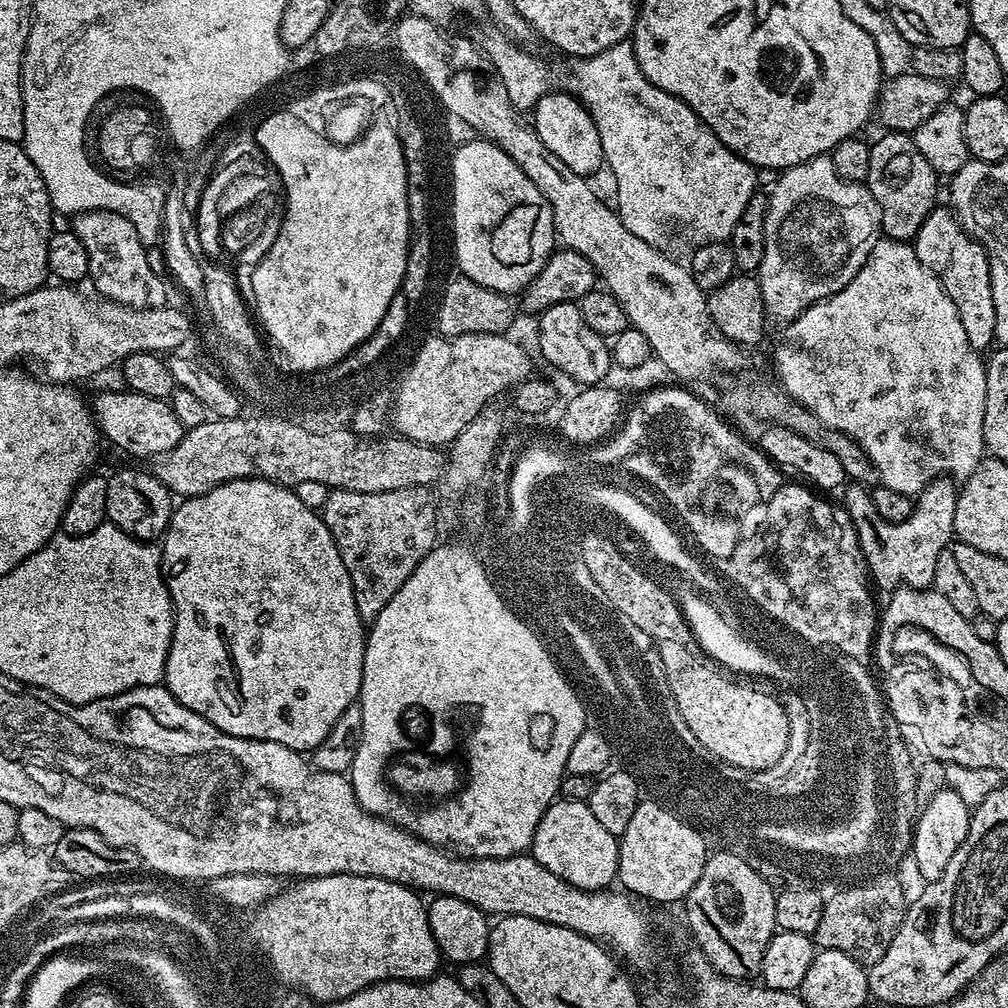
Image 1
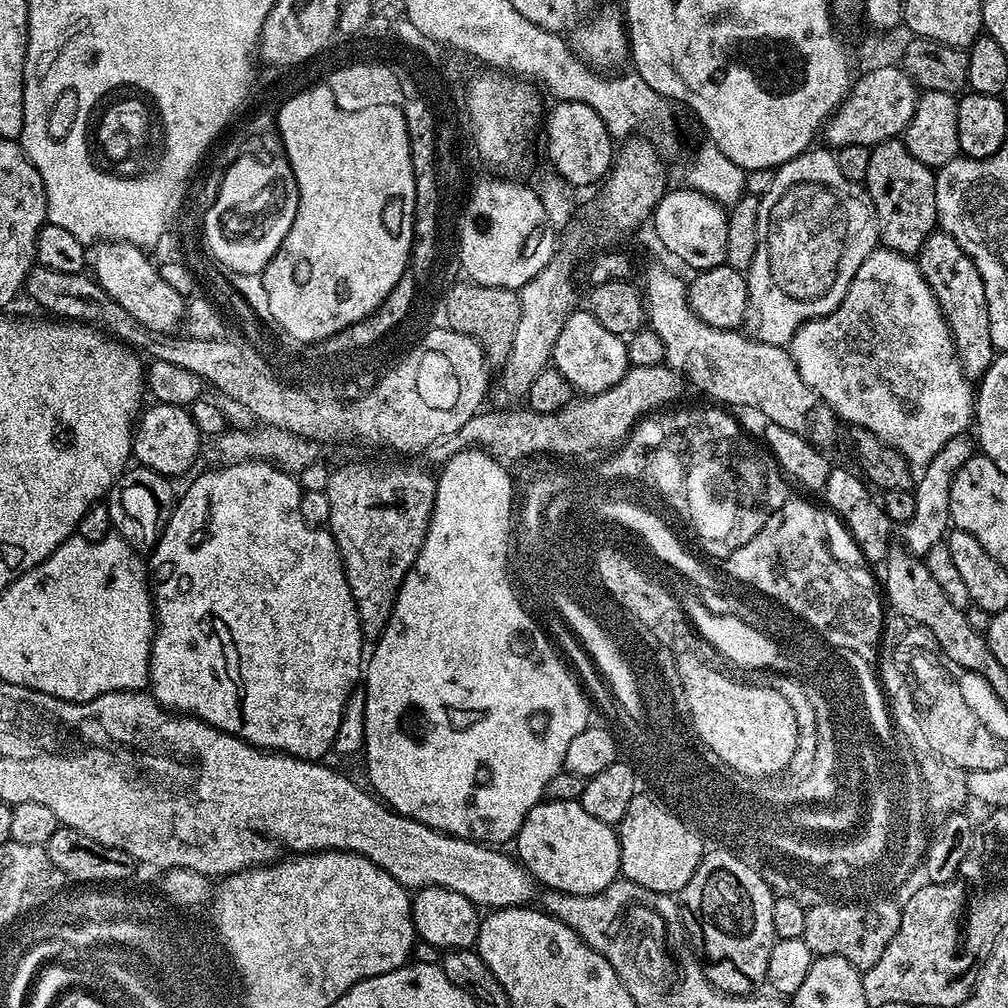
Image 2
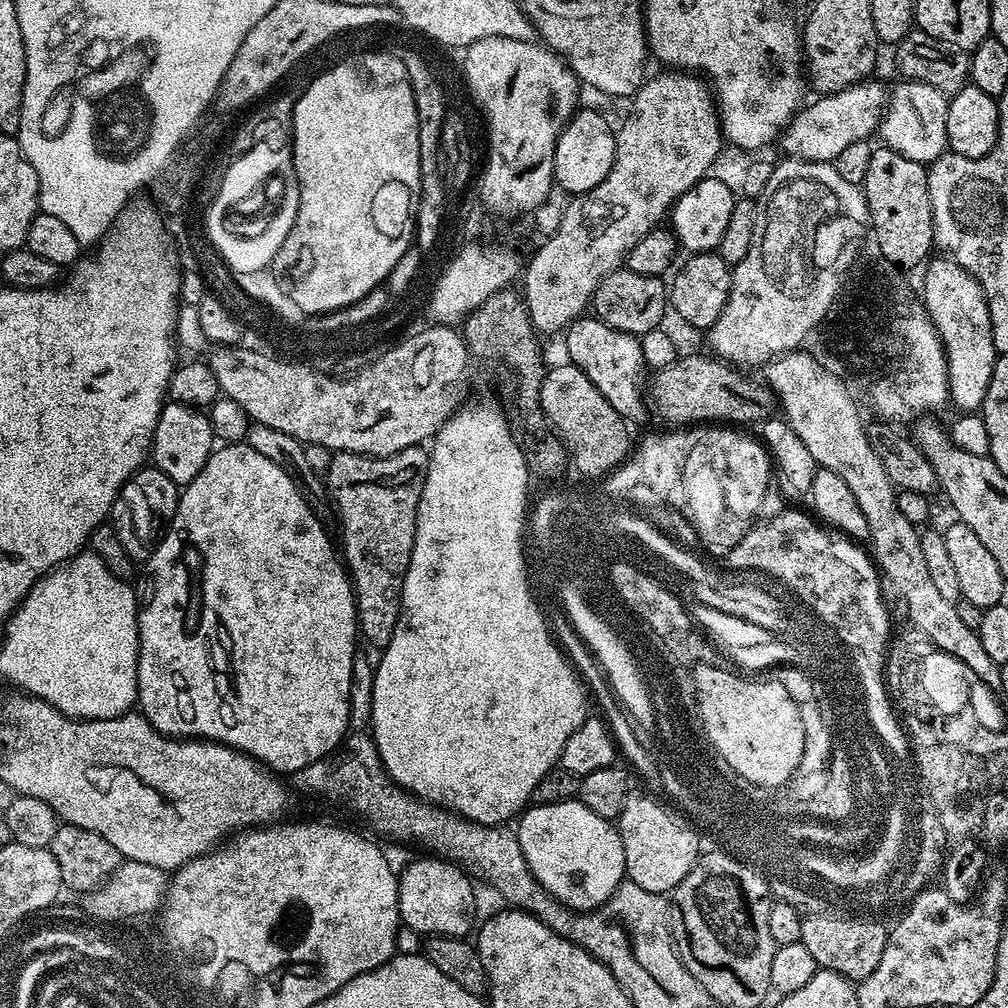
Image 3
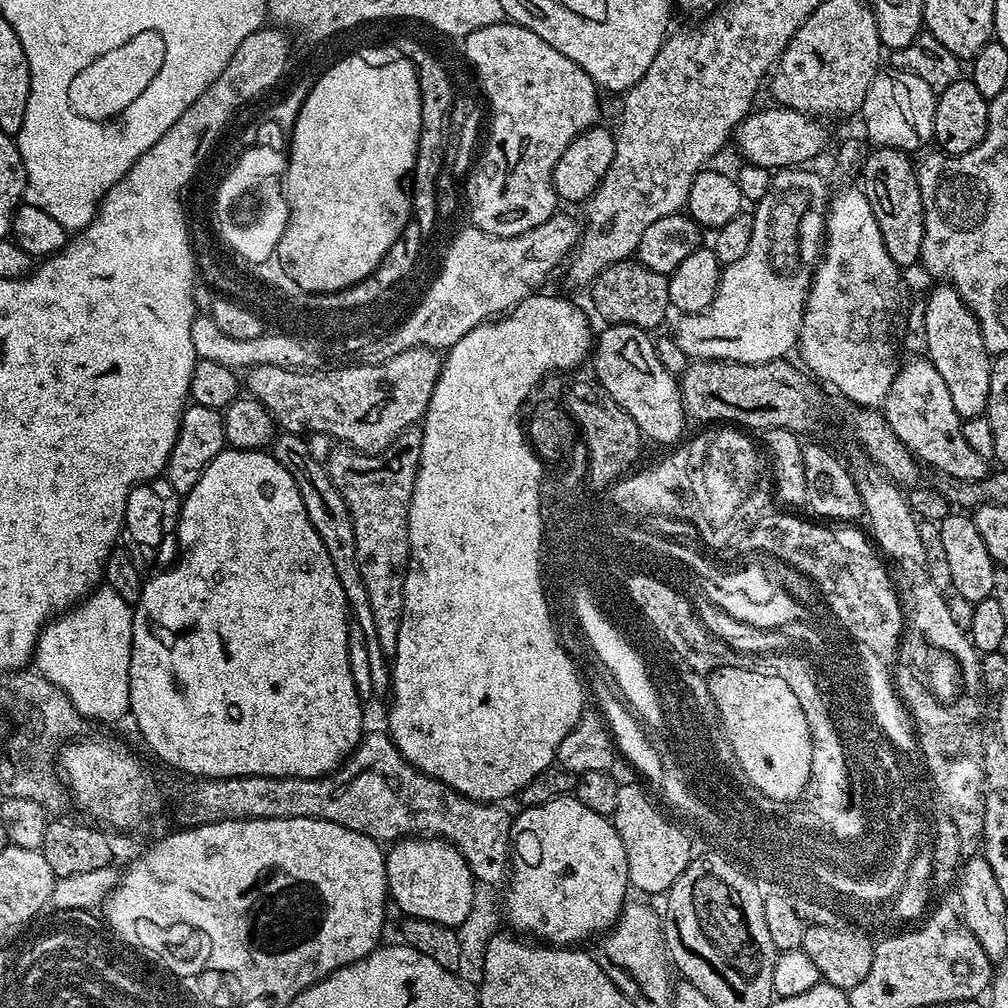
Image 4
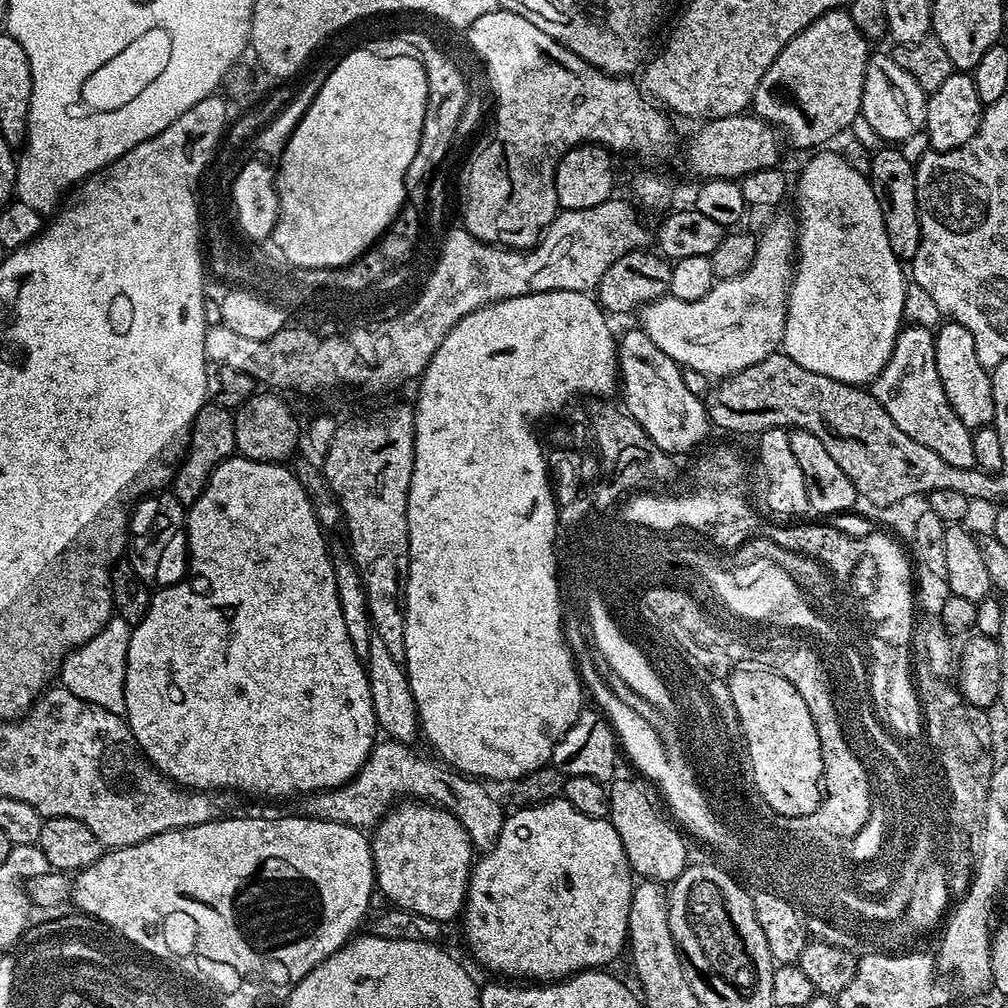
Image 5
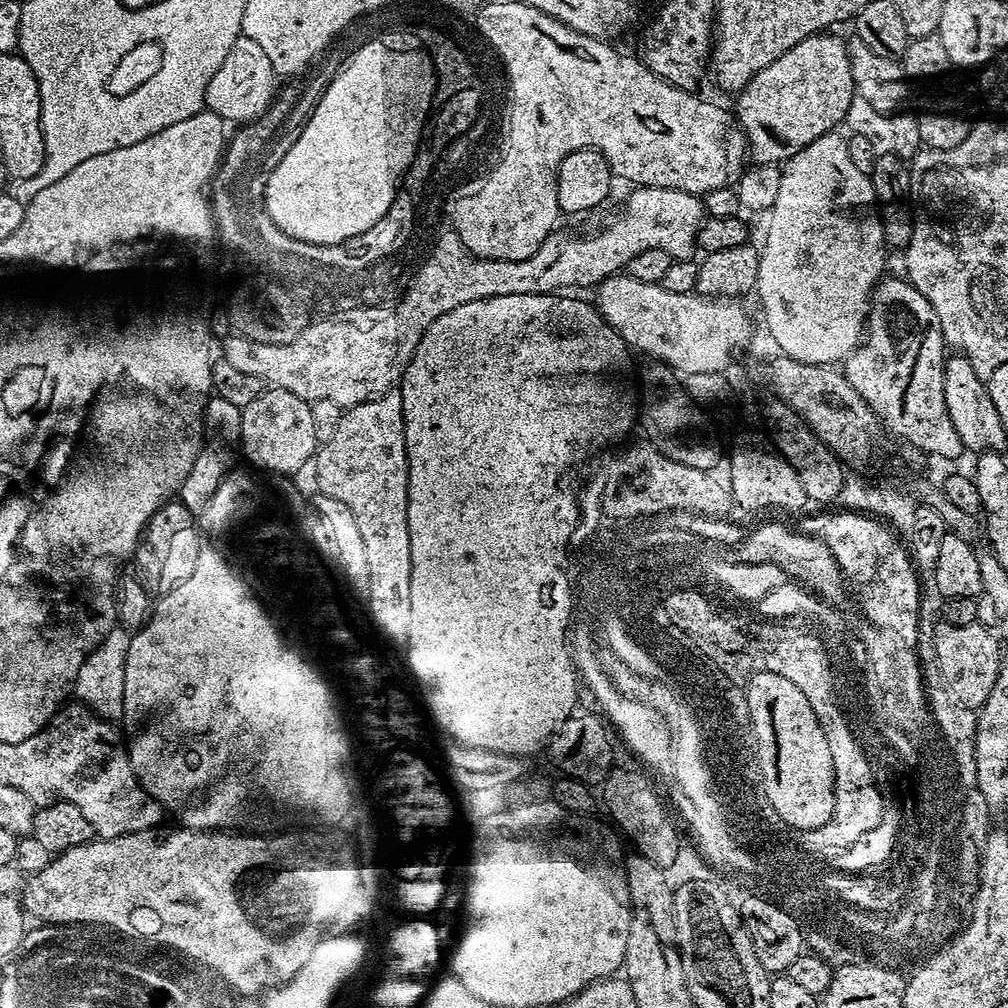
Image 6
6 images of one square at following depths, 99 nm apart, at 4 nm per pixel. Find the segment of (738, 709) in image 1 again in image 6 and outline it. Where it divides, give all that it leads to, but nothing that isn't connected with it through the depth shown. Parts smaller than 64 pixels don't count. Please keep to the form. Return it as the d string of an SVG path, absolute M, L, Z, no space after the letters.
M757 672L747 681L757 758L762 768L766 794L778 814L801 833L831 825L836 809L836 775L826 734L802 690L782 674Z

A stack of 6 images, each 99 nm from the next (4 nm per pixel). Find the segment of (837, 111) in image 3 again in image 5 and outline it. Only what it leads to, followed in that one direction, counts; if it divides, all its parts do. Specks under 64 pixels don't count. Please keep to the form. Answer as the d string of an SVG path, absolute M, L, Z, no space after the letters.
M755 114L718 118L701 123L697 128L700 129L693 134L688 144L688 168L694 175L700 176L701 181L739 181L754 170L774 168L781 163L781 137L777 129Z

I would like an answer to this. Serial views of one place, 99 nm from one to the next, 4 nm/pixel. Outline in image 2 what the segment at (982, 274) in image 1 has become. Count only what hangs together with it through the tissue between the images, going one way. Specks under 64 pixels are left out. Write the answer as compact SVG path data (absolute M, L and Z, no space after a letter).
M934 230L926 238L918 253L918 263L922 278L926 278L948 324L964 376L967 380L979 382L996 359L998 350L990 338L990 314L978 266L974 266L966 250L962 250L962 246L942 230Z

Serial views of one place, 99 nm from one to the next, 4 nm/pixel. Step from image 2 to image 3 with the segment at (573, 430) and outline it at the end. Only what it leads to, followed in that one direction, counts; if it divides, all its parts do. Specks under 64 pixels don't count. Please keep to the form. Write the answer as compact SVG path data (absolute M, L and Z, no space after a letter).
M681 355L669 368L655 372L650 380L651 411L653 408L662 419L669 420L672 423L669 425L672 426L736 422L732 420L763 422L773 415L774 397L767 383L759 379L751 380L740 373L743 371L718 358L708 356Z

